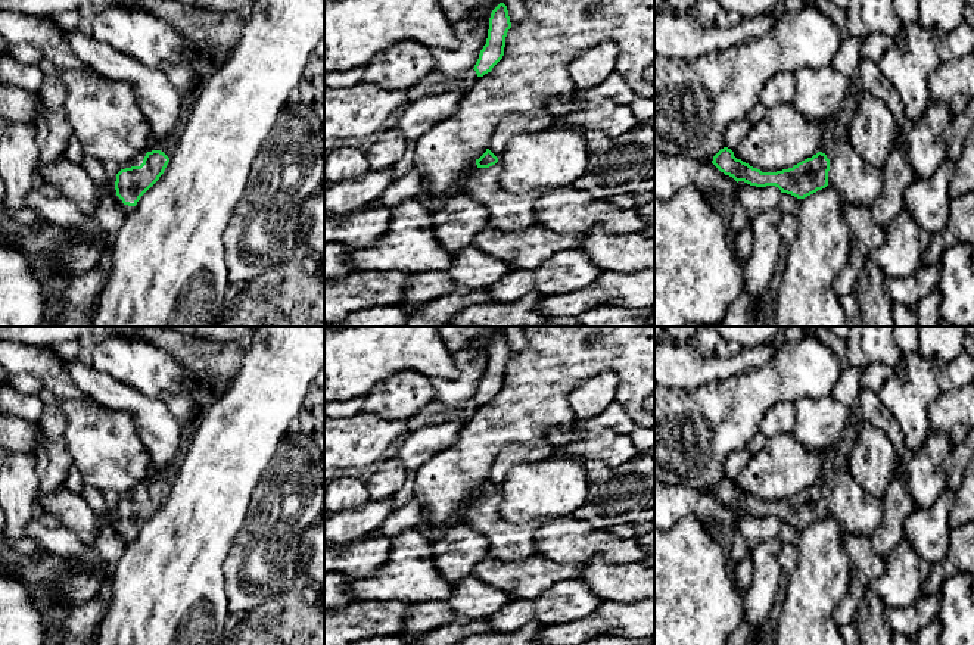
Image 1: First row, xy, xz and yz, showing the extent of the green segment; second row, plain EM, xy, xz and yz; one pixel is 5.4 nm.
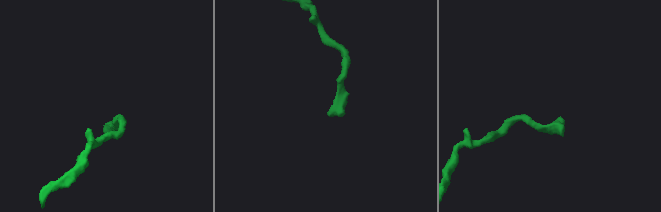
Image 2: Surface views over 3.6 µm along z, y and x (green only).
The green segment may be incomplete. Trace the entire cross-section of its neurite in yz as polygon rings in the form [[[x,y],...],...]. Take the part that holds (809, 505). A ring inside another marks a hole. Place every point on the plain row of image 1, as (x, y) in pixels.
[[[849,467],[828,468],[822,479],[793,498],[762,502],[737,489],[728,477],[721,479],[712,493],[737,512],[750,515],[775,515],[781,523],[805,529],[827,515],[838,521],[843,536],[871,538],[884,517],[883,499],[871,496],[855,480]]]

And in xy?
[[[153,471],[147,480],[131,489],[122,496],[109,501],[109,523],[115,532],[131,542],[140,527],[164,504],[171,482],[164,471]]]

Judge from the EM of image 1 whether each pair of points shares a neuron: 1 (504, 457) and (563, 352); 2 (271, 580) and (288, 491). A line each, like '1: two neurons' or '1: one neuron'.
1: two neurons
2: one neuron

